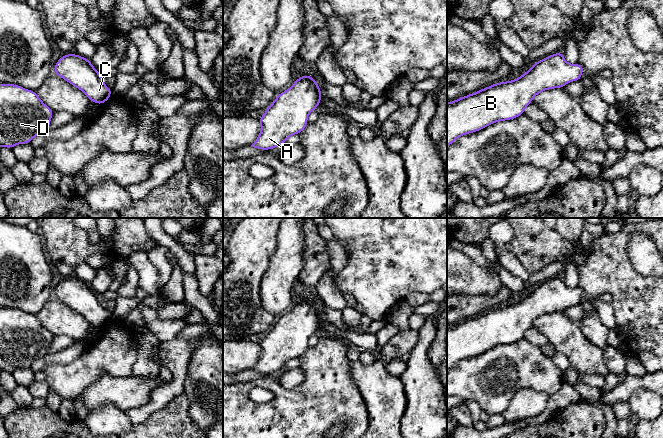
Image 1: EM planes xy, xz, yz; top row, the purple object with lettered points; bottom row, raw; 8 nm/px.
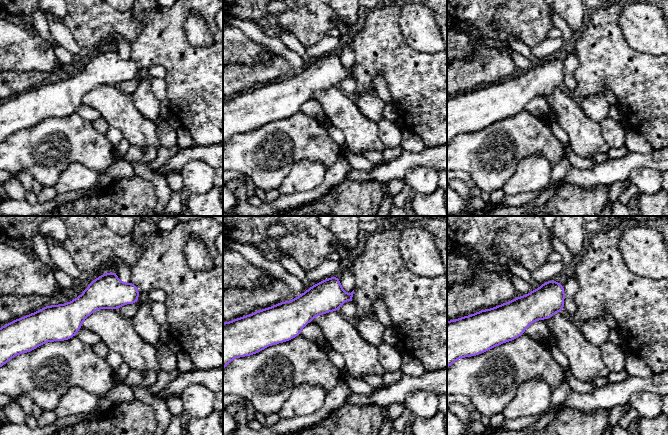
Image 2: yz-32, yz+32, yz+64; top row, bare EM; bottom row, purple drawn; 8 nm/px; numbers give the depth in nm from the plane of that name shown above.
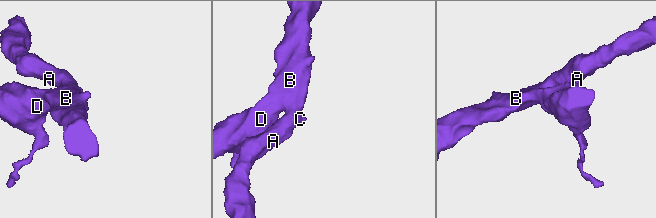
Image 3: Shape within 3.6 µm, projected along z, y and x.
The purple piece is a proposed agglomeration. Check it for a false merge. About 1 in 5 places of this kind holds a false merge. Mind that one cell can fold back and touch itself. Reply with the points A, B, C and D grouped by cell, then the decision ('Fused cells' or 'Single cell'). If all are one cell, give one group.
Groups: A B C D. Single cell

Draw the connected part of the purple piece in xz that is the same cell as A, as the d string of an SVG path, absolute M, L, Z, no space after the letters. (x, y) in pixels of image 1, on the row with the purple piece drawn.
M304 74L296 79L258 119L261 131L251 146L270 150L281 146L290 136L302 133L308 125L308 115L321 103L321 93L312 76Z

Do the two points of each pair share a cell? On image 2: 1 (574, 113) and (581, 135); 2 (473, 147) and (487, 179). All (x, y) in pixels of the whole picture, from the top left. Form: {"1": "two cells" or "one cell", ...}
{"1": "one cell", "2": "one cell"}

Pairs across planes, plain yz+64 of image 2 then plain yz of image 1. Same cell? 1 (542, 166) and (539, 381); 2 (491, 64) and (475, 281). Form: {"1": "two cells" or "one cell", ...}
{"1": "two cells", "2": "two cells"}

